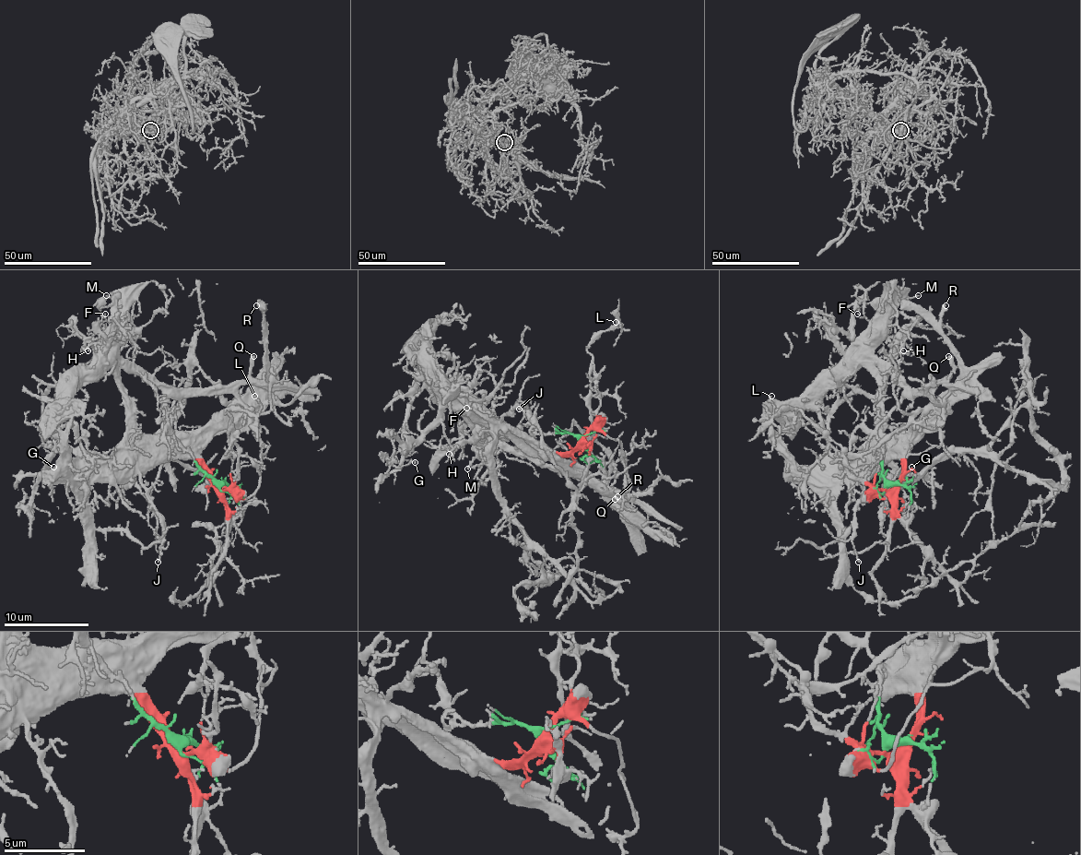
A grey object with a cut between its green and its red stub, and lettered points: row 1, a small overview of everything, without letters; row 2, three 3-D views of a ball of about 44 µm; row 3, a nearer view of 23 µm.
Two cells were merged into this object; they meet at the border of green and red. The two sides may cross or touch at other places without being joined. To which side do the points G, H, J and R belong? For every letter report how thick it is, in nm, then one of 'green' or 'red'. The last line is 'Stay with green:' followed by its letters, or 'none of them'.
G: calibre 130 nm; red
H: calibre 150 nm; green
J: calibre 140 nm; red
R: calibre 260 nm; red
Stay with green: H

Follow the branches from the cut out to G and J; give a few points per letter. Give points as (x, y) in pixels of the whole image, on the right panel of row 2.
G: (893, 484), (901, 476), (899, 459), (857, 461), (878, 448), (887, 448), (903, 472), (908, 474), (911, 468)
J: (893, 484), (901, 476), (899, 459), (888, 459), (872, 472), (861, 502), (854, 508), (852, 546), (859, 561)

